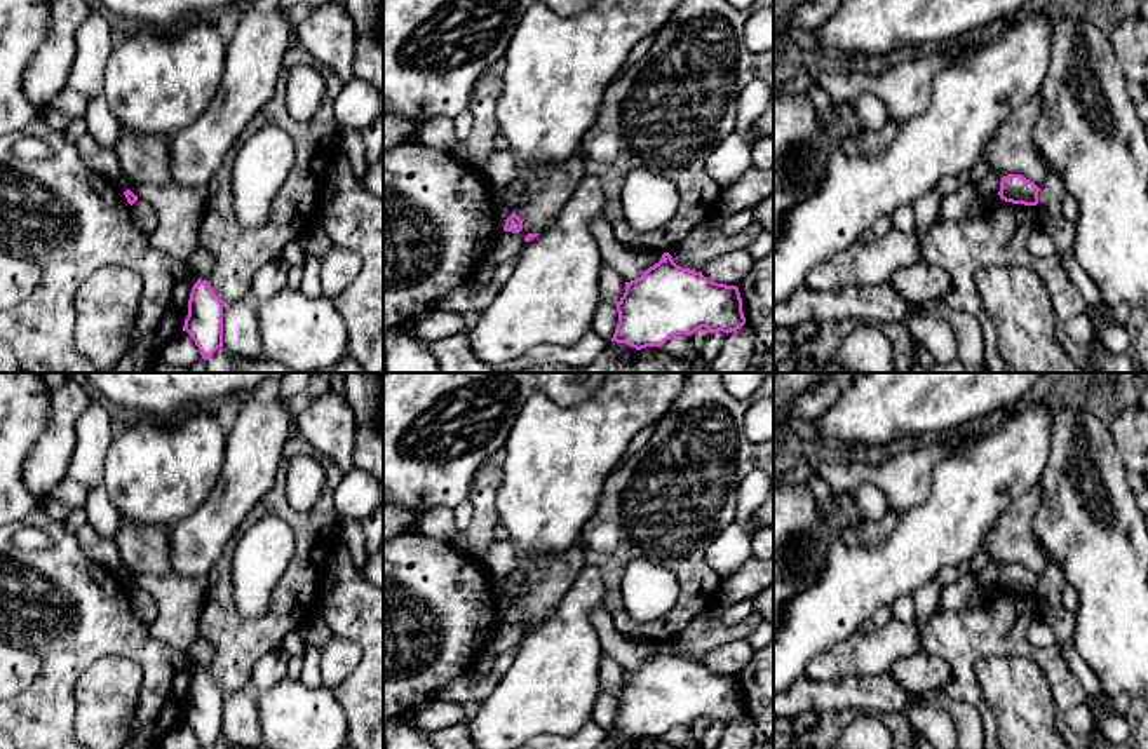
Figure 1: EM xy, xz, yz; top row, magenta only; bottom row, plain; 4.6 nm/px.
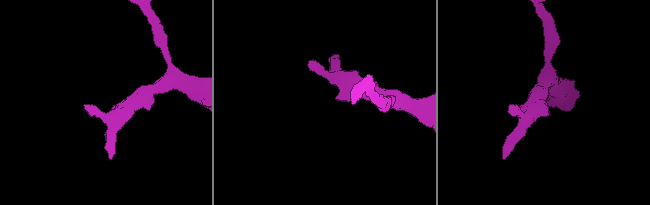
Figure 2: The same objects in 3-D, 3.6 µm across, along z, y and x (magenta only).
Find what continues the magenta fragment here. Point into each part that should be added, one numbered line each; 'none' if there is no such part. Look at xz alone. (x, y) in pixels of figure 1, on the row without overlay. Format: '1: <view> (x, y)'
none

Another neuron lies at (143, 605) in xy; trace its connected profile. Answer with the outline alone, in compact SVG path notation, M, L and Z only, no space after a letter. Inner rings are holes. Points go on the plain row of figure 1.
M136 590L131 596L131 606L134 615L145 624L152 625L159 617L159 604L153 596L146 590Z

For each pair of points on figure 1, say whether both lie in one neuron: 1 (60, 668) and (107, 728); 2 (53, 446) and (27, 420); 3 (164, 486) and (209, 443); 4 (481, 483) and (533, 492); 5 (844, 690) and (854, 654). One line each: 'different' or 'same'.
1: different
2: different
3: same
4: different
5: different

